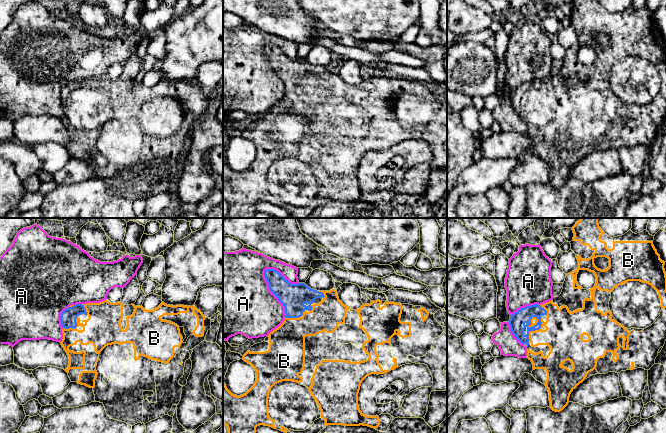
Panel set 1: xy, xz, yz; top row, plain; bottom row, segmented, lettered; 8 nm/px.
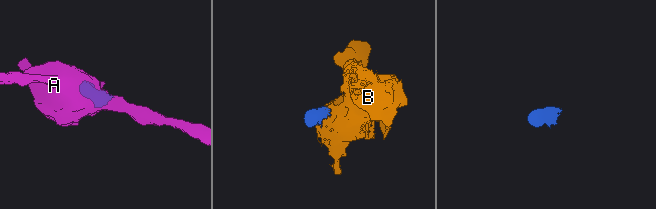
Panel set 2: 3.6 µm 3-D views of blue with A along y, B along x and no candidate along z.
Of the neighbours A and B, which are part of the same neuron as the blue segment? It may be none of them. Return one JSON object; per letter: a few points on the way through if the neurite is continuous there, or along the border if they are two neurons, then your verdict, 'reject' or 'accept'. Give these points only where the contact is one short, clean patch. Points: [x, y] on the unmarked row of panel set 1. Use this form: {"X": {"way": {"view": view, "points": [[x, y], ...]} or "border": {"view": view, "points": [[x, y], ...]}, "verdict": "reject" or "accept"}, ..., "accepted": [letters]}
{"A": {"verdict": "reject"}, "B": {"verdict": "accept"}, "accepted": ["B"]}

